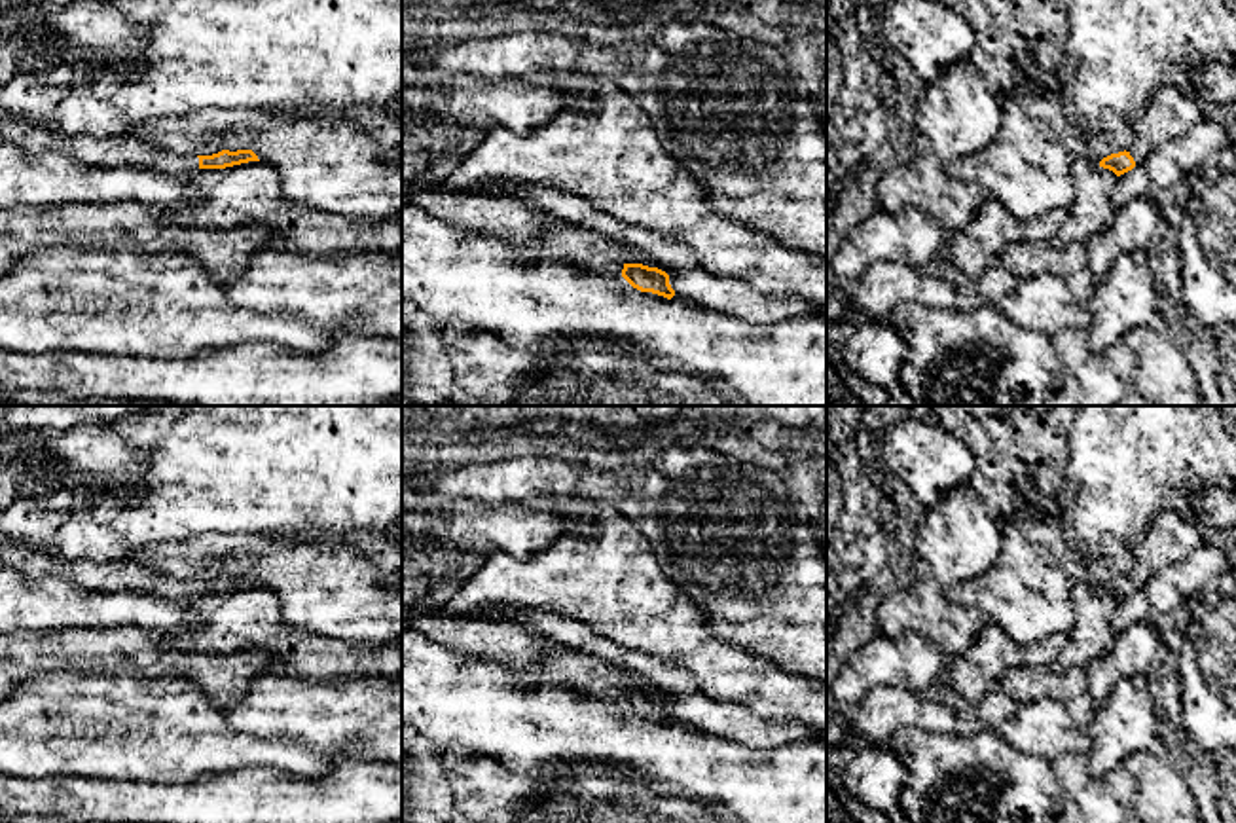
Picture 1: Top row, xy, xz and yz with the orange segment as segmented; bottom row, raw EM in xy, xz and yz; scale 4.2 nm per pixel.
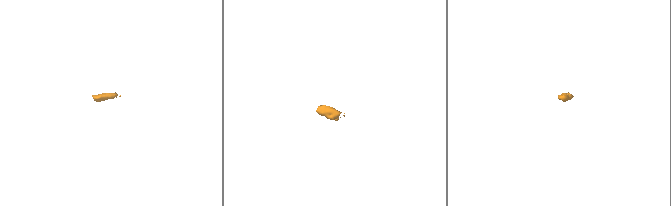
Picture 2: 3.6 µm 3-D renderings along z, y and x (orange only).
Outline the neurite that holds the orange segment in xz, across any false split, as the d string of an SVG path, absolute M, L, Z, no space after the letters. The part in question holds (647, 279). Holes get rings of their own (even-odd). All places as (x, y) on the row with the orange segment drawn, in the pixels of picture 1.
M434 186L406 197L404 203L415 205L464 231L495 237L529 260L540 256L571 260L597 275L624 277L641 292L652 292L667 300L675 296L665 271L643 264L626 264L616 245L593 231L546 226L544 214L519 199L449 192Z

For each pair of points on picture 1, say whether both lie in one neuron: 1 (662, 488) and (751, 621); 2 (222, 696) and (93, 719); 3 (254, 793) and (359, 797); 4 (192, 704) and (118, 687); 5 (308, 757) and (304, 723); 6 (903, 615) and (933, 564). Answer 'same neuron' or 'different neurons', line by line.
1: same neuron
2: different neurons
3: same neuron
4: same neuron
5: different neurons
6: same neuron

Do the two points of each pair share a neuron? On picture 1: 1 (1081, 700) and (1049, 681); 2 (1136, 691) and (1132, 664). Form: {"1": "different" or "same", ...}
{"1": "same", "2": "different"}

